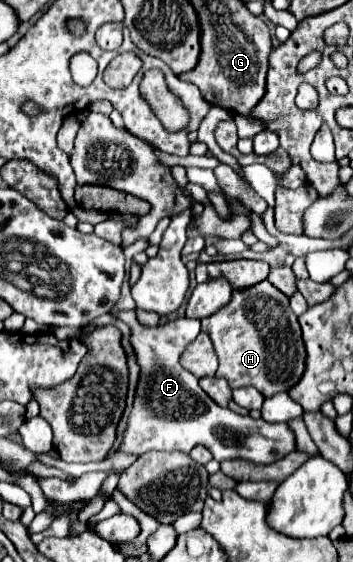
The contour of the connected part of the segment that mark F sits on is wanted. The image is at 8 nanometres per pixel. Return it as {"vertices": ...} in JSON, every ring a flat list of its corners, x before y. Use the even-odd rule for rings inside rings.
{"vertices":[[124,311,118,315,124,323,130,327,130,343,136,355,136,363,140,365,140,379,136,385,136,397,132,405,132,413,128,417,120,449,118,453,130,453,130,455,142,455,146,451,182,451,190,453,192,447,202,445,206,447,216,461,232,461,232,459,246,459,256,465,270,465,272,461,282,459,290,451,294,451,294,433,288,429,286,423,266,423,264,419,252,419,250,415,238,415,230,409,220,407,214,403,198,385,198,379,190,371,186,371,180,365,180,355,188,347,194,337,200,333,200,321,198,319,188,319,188,317,178,317,174,321,168,321,166,325,156,325,156,327,146,327,138,323,134,311]]}

